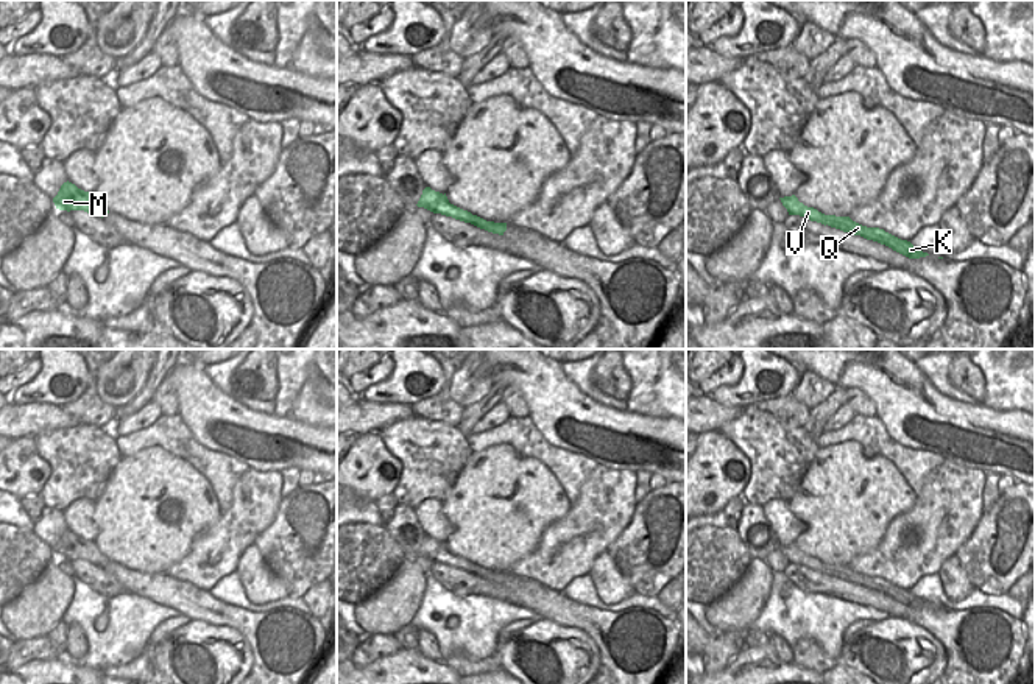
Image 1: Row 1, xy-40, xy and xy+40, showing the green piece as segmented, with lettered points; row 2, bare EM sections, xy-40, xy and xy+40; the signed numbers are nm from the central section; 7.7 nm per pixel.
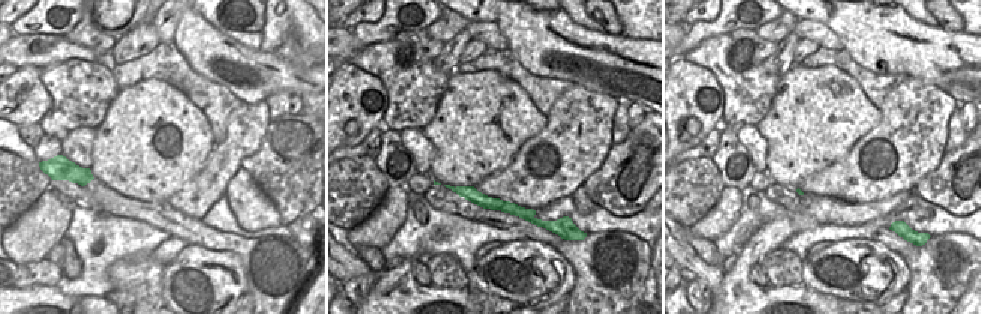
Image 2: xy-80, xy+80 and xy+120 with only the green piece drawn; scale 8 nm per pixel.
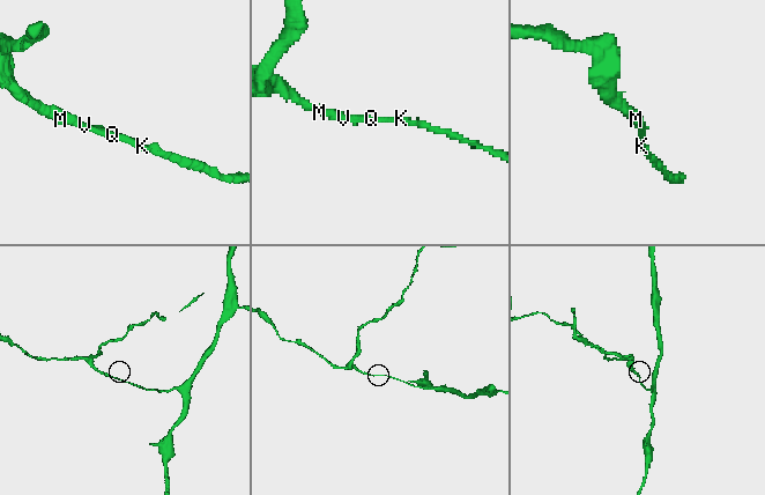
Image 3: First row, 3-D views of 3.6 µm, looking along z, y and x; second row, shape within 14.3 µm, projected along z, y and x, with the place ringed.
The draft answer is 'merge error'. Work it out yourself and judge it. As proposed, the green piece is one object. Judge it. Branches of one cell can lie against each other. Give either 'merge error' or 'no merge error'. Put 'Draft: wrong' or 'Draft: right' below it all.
no merge error
Draft: wrong

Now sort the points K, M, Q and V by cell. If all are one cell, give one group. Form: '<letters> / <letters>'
K M Q V

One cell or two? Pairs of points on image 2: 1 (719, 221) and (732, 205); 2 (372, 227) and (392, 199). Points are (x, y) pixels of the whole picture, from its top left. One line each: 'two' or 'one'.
1: one
2: one

